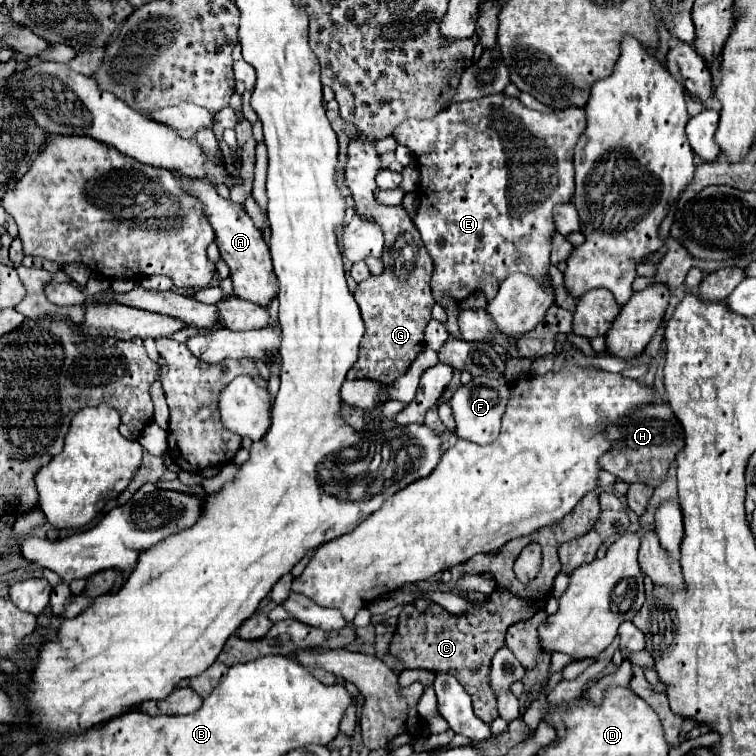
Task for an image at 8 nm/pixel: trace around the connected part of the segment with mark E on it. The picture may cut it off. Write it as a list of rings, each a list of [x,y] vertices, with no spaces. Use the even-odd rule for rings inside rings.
[[[503,93],[479,101],[453,103],[431,121],[407,119],[393,131],[393,139],[405,145],[419,163],[419,209],[413,223],[435,265],[431,291],[437,303],[443,297],[461,303],[477,293],[483,293],[491,301],[501,281],[511,273],[543,273],[549,267],[551,239],[555,233],[553,209],[573,199],[573,149],[583,131],[583,107],[539,113],[527,109],[517,97]],[[519,121],[535,139],[519,139]]]

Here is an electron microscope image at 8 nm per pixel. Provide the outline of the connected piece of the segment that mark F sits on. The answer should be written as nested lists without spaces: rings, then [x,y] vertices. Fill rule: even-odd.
[[[481,375],[465,385],[459,385],[455,389],[453,397],[449,399],[453,417],[457,423],[457,435],[461,439],[469,439],[479,445],[487,445],[487,443],[495,441],[495,437],[499,435],[499,427],[501,427],[503,405],[507,405],[507,393],[509,393],[509,385],[507,385],[505,377],[491,379],[487,375]]]

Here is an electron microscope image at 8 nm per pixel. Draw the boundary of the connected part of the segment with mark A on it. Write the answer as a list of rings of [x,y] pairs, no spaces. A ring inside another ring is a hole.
[[[177,171],[173,175],[179,179],[183,191],[203,205],[203,213],[207,215],[213,231],[215,231],[215,243],[219,247],[221,259],[229,265],[231,269],[231,281],[233,281],[233,293],[241,299],[255,301],[257,305],[269,305],[269,301],[277,295],[279,287],[275,281],[273,265],[271,265],[271,255],[269,255],[269,245],[265,243],[261,231],[255,227],[253,219],[245,213],[245,209],[231,199],[223,199],[215,185],[209,179],[189,179]]]

